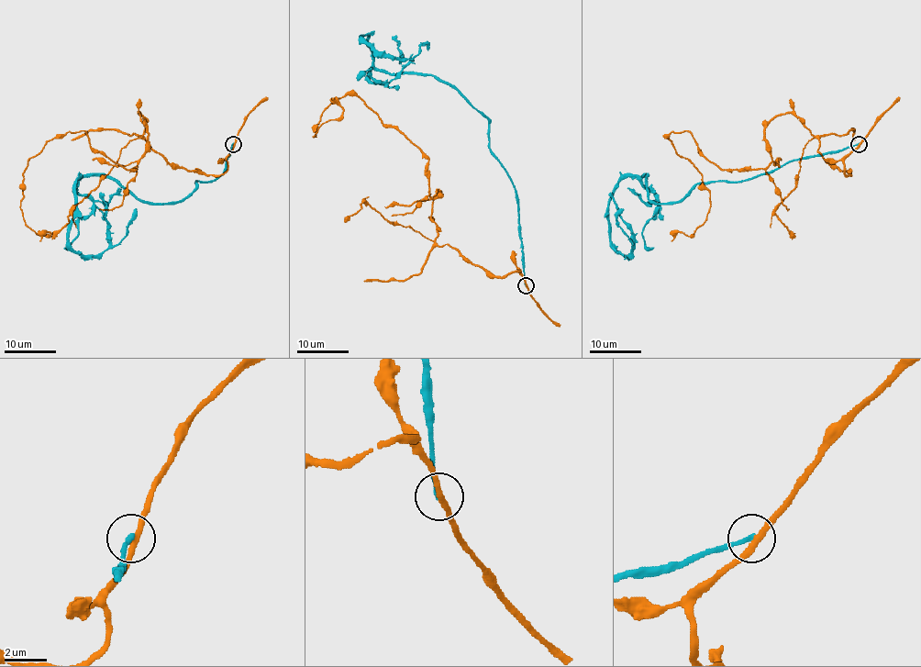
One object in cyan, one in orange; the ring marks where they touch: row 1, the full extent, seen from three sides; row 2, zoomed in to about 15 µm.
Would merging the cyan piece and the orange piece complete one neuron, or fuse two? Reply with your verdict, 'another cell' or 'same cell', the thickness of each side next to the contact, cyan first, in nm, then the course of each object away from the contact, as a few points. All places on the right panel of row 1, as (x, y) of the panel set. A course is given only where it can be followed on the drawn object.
another cell | 240/280 nm | cyan via (859, 143), (699, 183), (676, 202), (626, 176), (609, 229), (626, 255), (610, 193) | orange via (859, 145), (846, 174), (778, 114), (764, 129), (771, 161), (721, 170), (672, 132), (710, 209), (671, 240)

